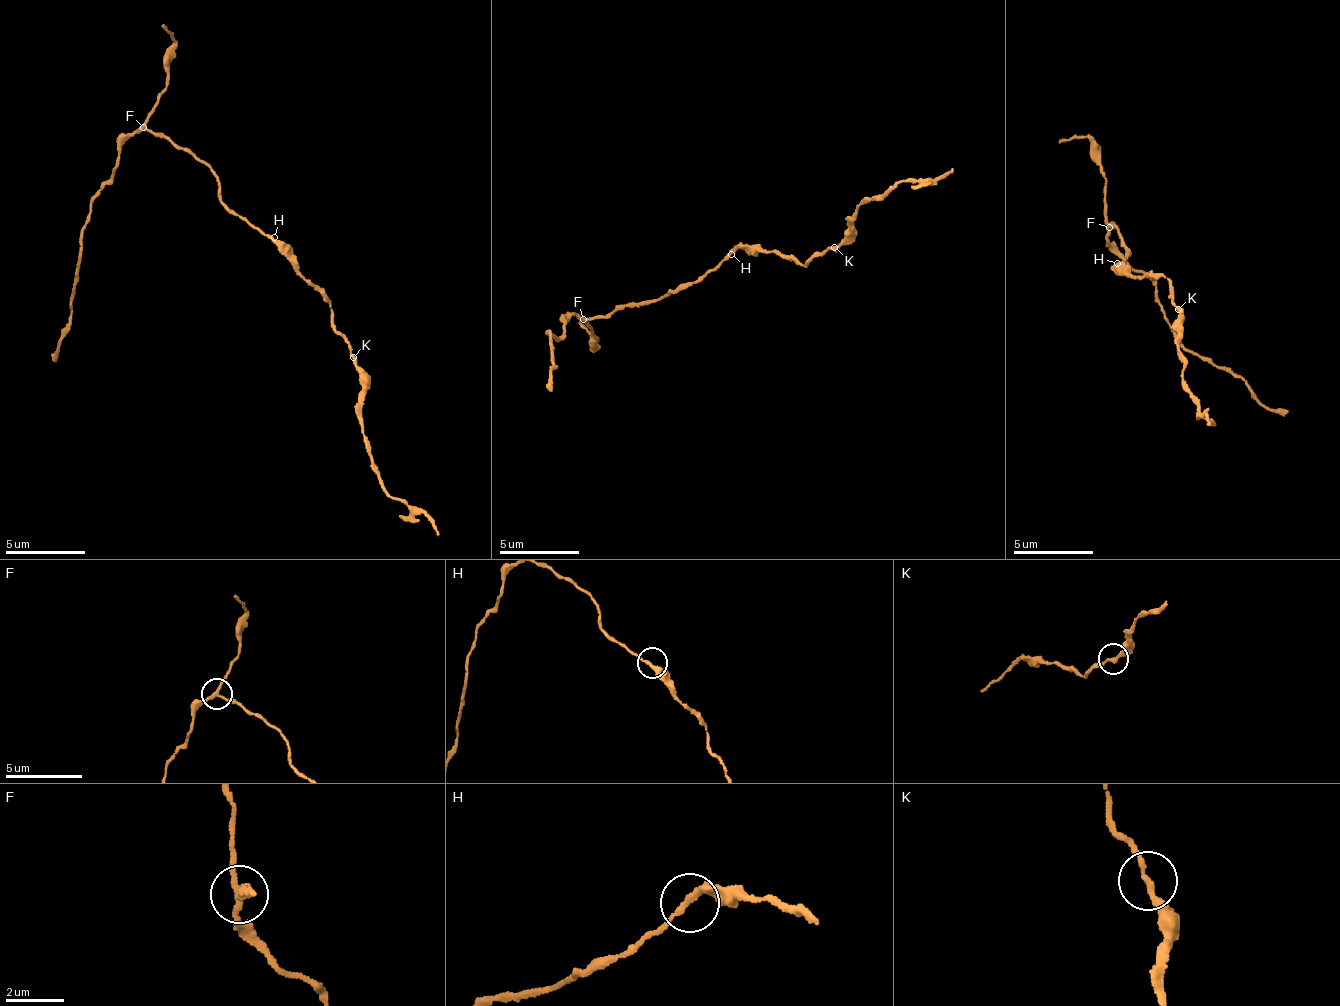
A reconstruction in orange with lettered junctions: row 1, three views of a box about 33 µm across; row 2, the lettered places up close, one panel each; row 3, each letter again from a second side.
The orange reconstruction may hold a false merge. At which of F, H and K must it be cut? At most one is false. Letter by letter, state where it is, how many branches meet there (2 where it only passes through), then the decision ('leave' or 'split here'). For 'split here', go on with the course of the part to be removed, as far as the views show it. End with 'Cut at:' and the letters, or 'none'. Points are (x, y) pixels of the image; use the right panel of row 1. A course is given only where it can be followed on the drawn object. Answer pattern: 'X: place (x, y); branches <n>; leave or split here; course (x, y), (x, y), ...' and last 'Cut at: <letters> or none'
F: place (1109, 227); branches 3; split here; course (1107, 228), (1116, 253), (1131, 270), (1147, 272), (1178, 341), (1229, 366), (1268, 407), (1287, 414)
H: place (1117, 263); branches 2; leave
K: place (1178, 309); branches 2; leave
Cut at: F

